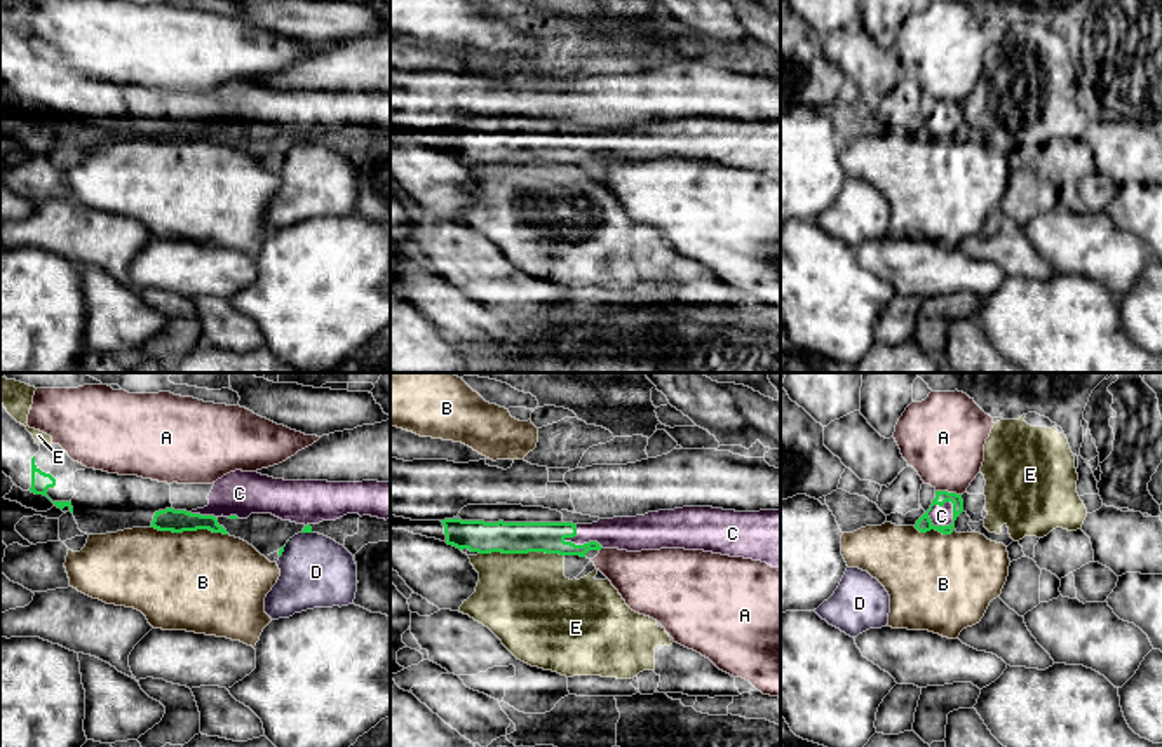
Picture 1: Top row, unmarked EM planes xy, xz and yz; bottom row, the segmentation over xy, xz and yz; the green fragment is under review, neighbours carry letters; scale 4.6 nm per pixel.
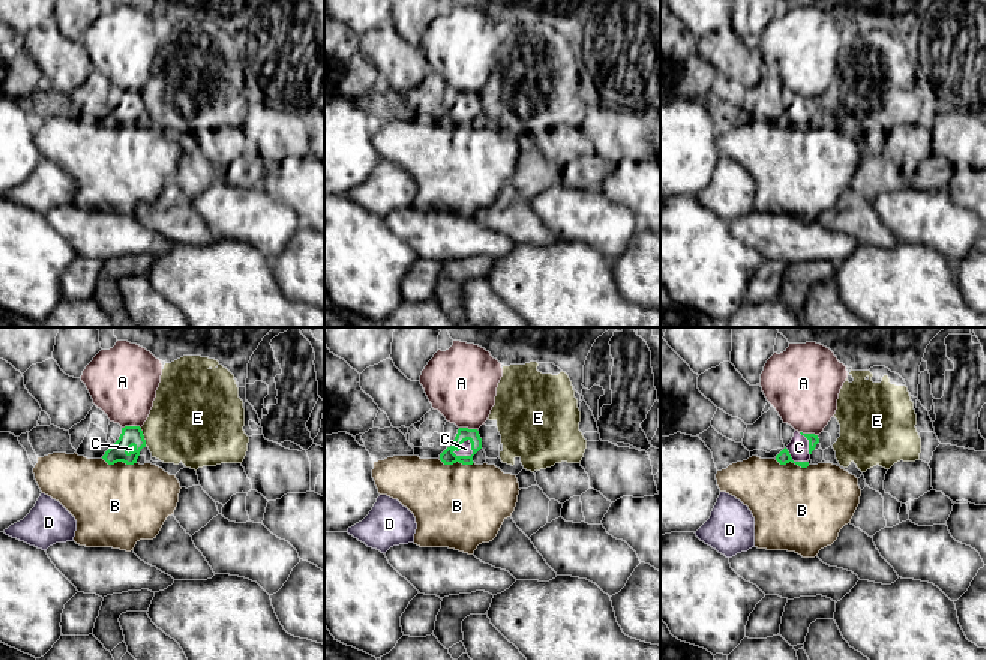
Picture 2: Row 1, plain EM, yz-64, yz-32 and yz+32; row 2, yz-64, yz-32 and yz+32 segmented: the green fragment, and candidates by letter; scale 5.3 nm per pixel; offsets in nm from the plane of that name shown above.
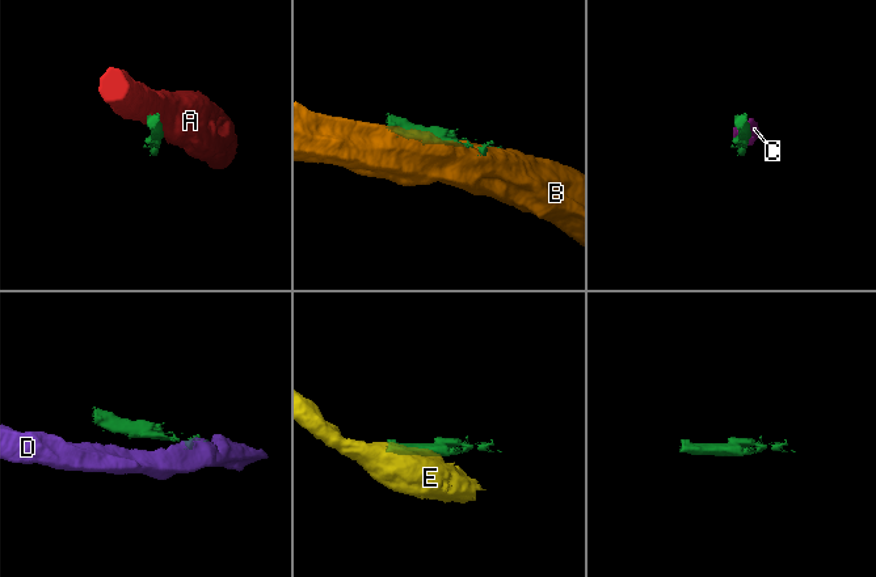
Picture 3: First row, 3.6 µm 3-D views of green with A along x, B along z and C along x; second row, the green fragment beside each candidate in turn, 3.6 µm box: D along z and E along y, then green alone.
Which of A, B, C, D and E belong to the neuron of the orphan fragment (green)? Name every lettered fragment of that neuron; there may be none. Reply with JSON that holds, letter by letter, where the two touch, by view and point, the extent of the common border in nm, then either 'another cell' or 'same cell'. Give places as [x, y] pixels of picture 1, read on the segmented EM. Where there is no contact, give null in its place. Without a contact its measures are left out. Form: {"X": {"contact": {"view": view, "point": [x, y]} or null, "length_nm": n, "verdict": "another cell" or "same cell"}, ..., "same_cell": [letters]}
{"A": {"contact": {"view": "yz", "point": [946, 491]}, "length_nm": 120, "verdict": "another cell"}, "B": {"contact": {"view": "xy", "point": [189, 530]}, "length_nm": 360, "verdict": "another cell"}, "C": {"contact": {"view": "yz", "point": [953, 519]}, "length_nm": 150, "verdict": "same cell"}, "D": {"contact": {"view": "xy", "point": [283, 551]}, "length_nm": 60, "verdict": "another cell"}, "E": {"contact": {"view": "xz", "point": [521, 552]}, "length_nm": 400, "verdict": "another cell"}, "same_cell": ["C"]}

